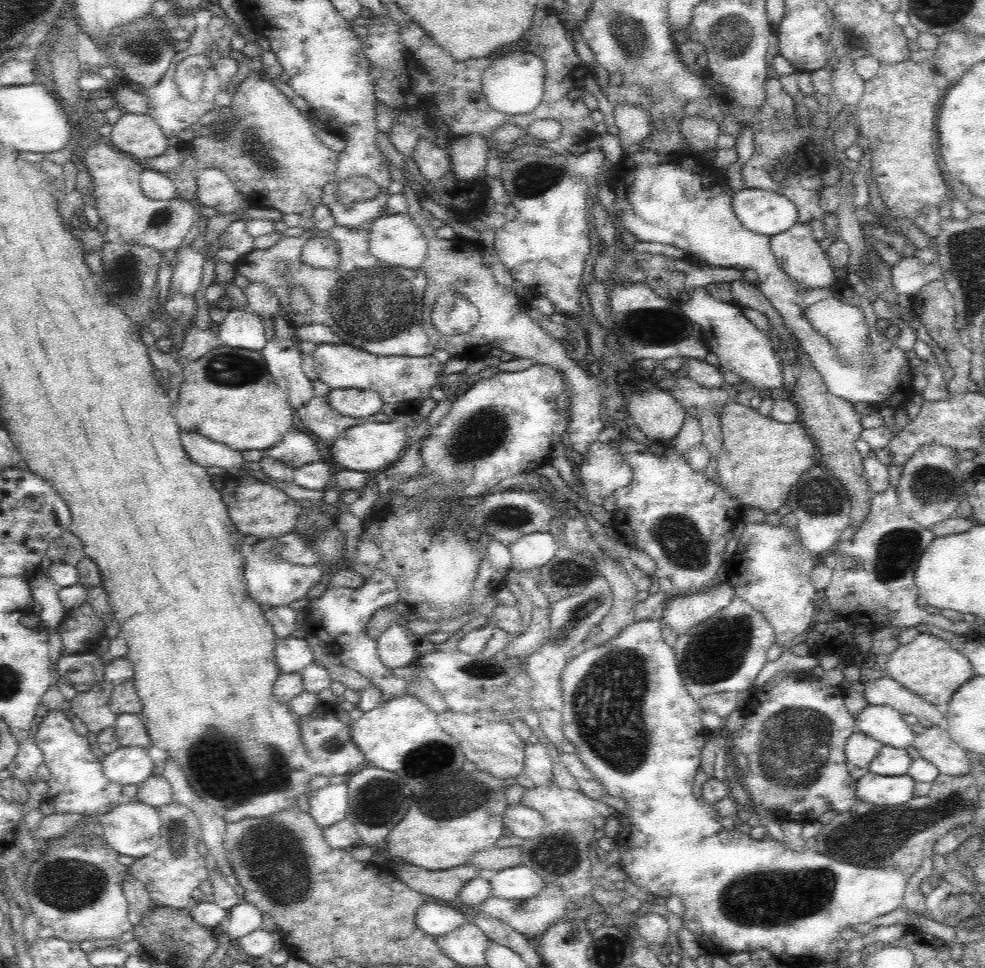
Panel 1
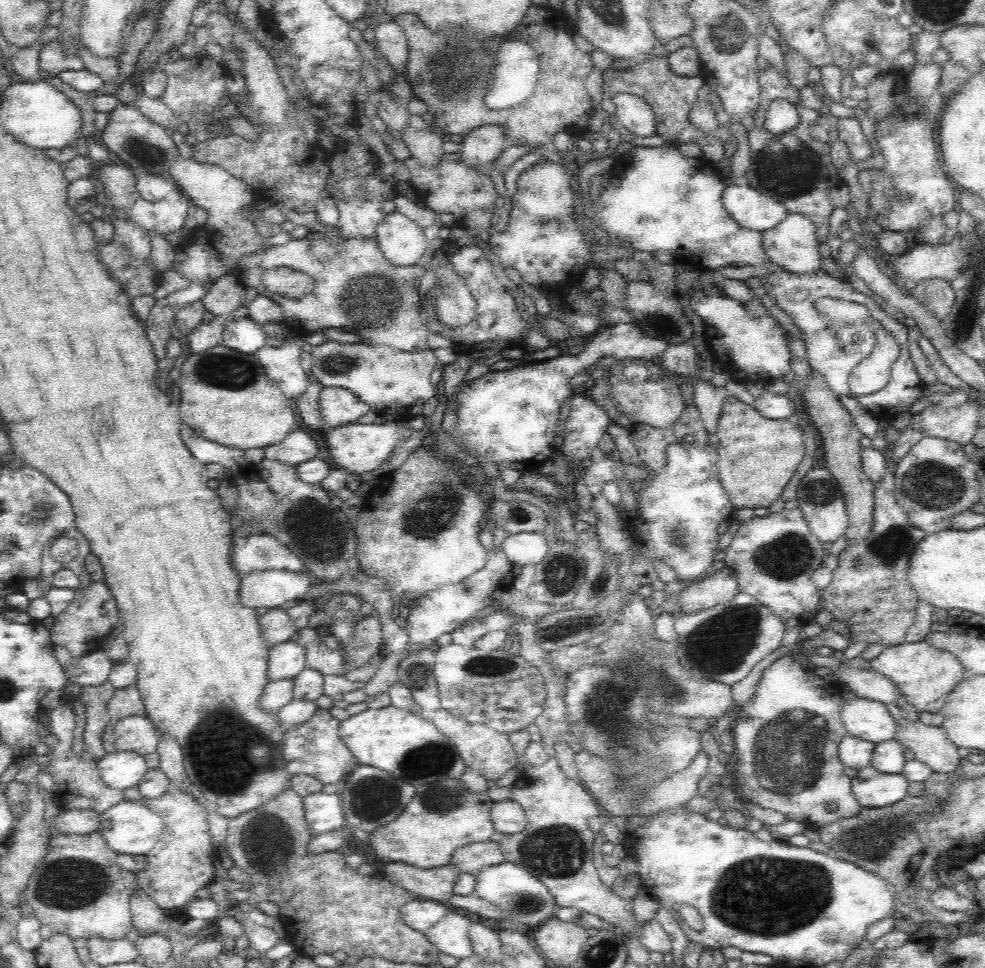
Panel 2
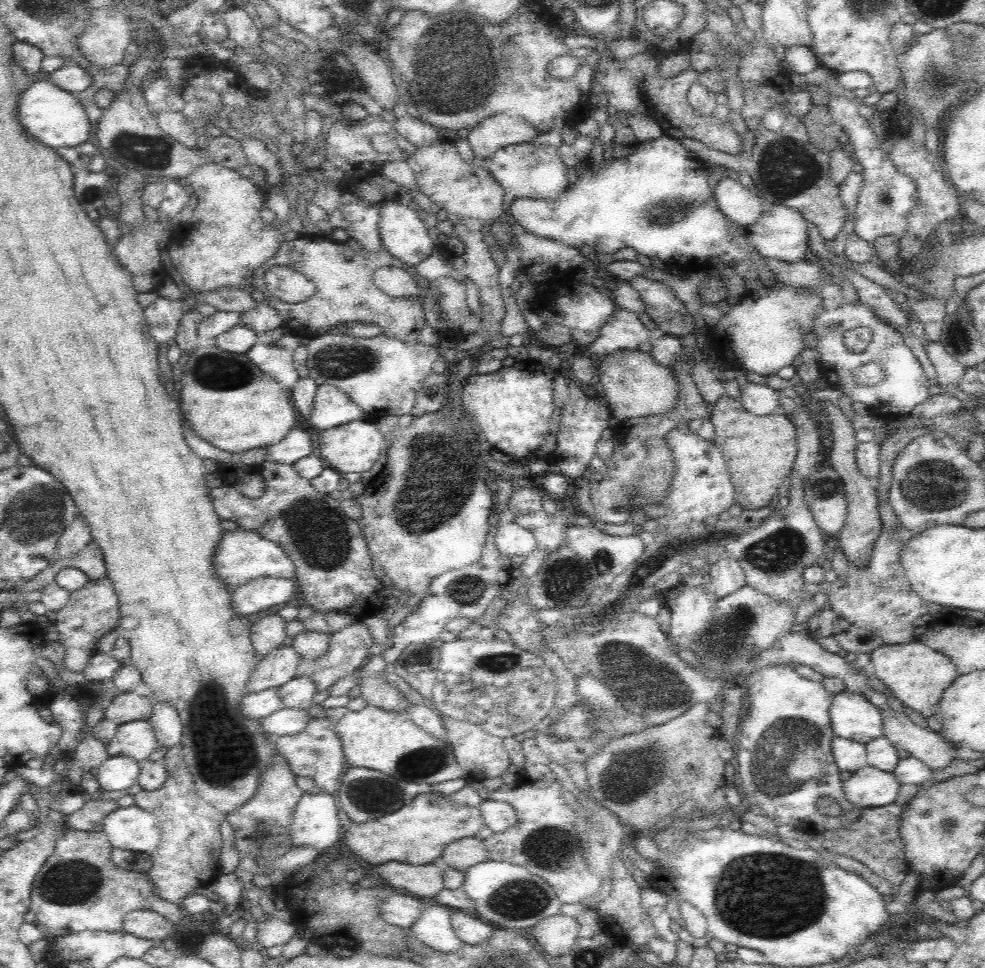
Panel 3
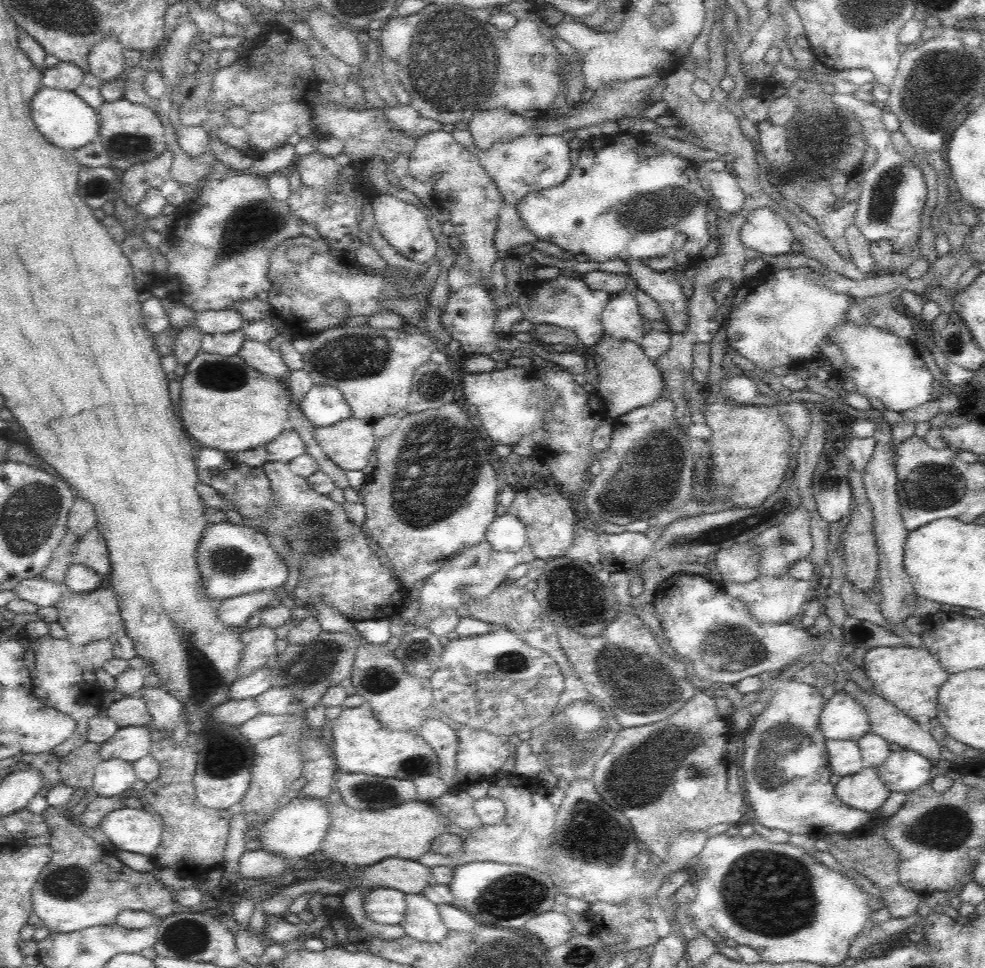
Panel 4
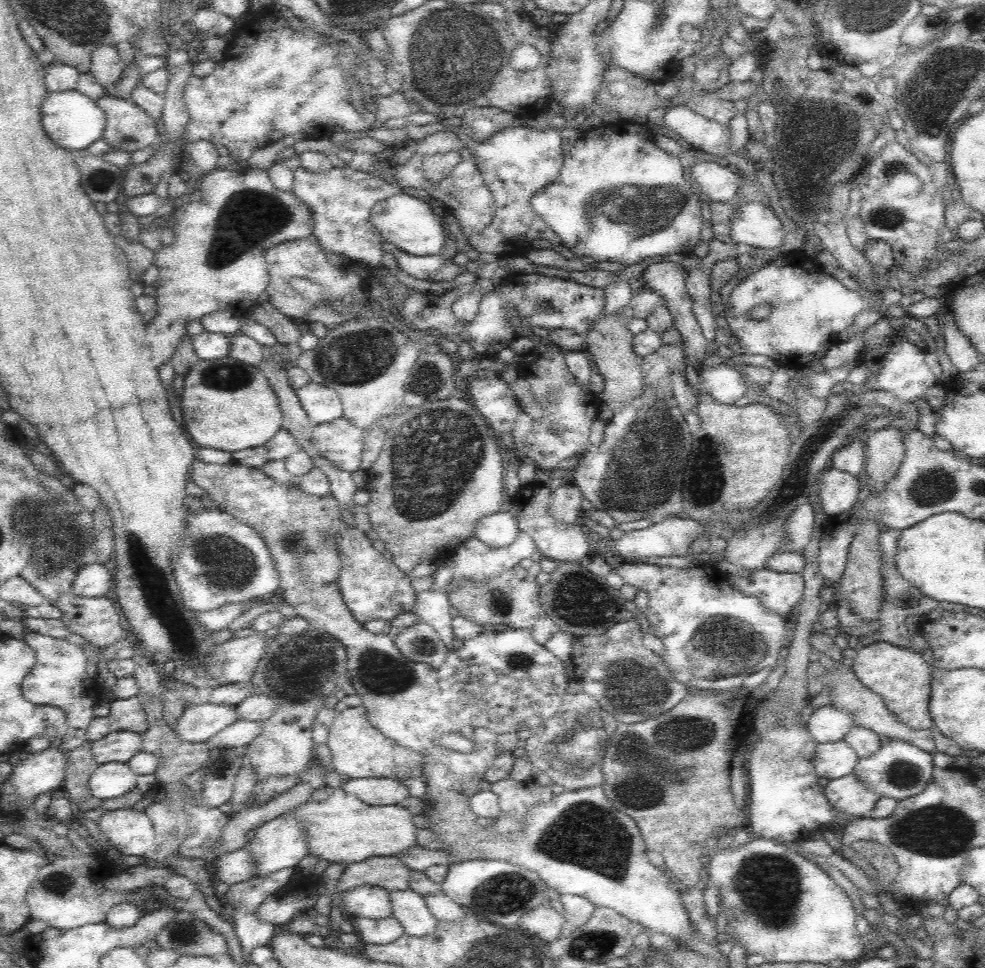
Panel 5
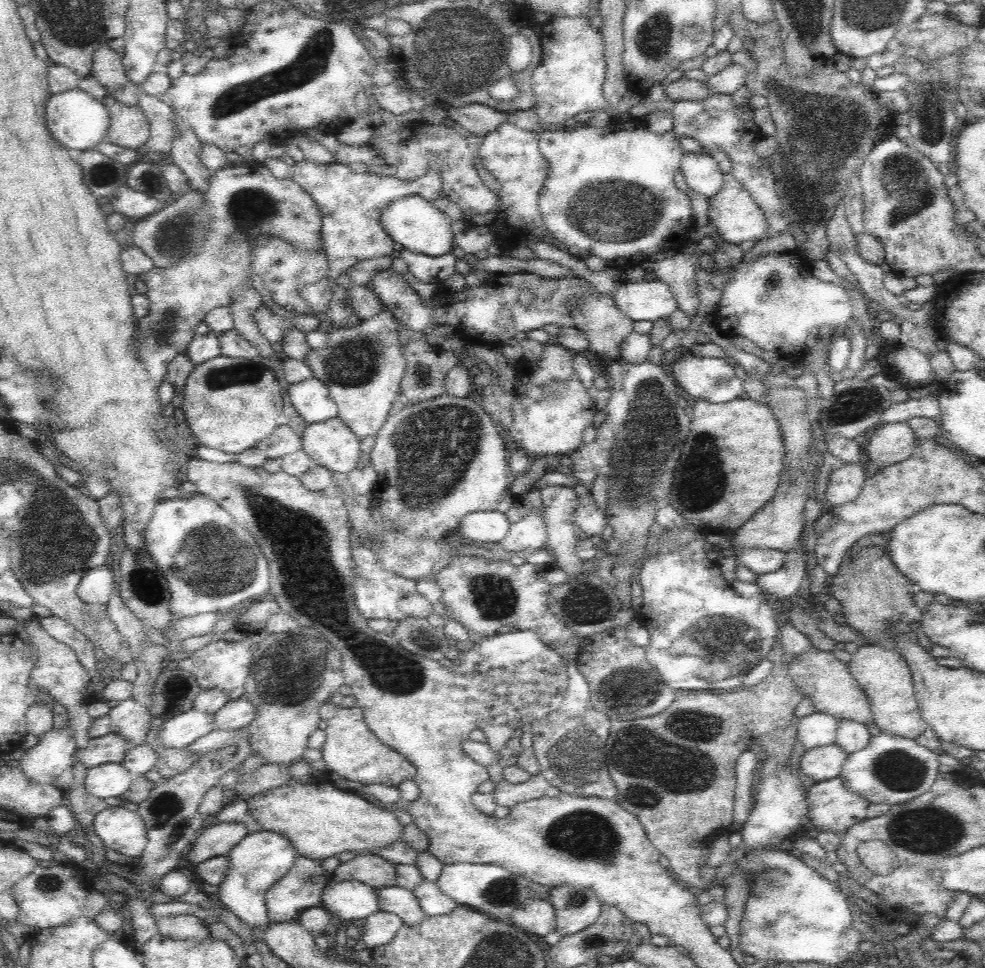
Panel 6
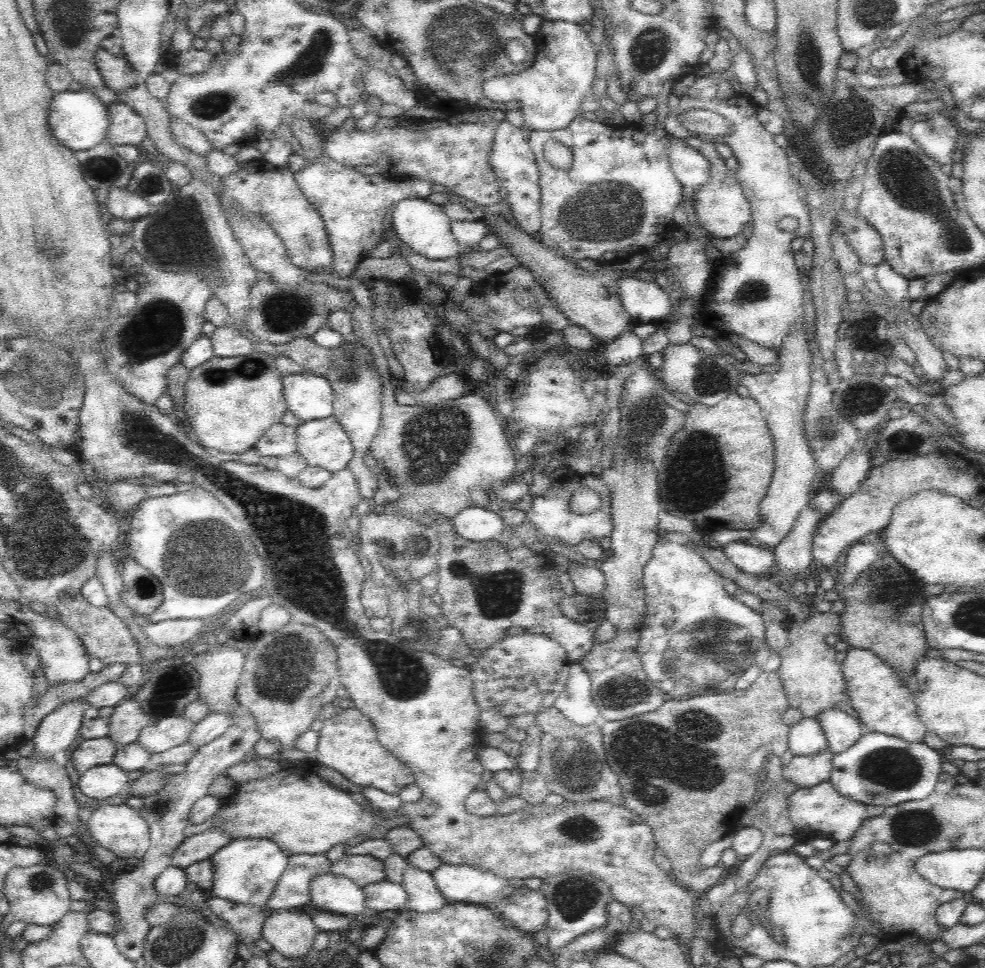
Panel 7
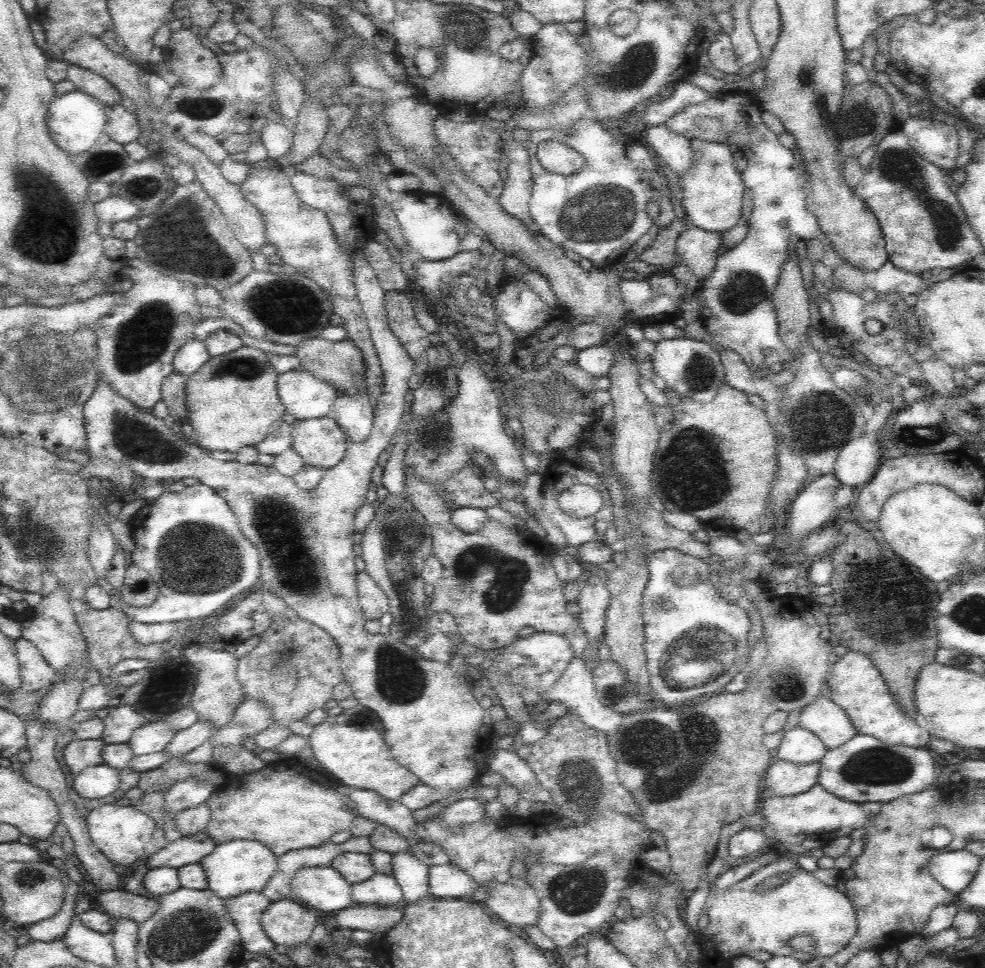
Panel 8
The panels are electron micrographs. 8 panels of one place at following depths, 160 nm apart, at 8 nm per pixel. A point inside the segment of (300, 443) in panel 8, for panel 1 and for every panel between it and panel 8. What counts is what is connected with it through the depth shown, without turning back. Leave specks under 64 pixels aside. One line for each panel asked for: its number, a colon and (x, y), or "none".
1: (374, 445)
2: (358, 447)
3: (352, 447)
4: (349, 443)
5: (341, 442)
6: (330, 444)
7: (324, 442)

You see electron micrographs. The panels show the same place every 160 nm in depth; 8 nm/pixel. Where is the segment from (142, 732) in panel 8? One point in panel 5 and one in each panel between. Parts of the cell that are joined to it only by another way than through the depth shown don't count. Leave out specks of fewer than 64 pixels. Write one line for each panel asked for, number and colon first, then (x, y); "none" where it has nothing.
5: (200, 722)
6: (178, 732)
7: (170, 731)

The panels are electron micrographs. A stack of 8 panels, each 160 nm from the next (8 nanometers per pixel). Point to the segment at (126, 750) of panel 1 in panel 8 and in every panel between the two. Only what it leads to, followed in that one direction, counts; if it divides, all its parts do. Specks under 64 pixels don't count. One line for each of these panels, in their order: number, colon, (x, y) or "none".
2: (122, 769)
3: (117, 773)
4: (112, 777)
5: (110, 780)
6: (108, 780)
7: (101, 781)
8: (94, 781)

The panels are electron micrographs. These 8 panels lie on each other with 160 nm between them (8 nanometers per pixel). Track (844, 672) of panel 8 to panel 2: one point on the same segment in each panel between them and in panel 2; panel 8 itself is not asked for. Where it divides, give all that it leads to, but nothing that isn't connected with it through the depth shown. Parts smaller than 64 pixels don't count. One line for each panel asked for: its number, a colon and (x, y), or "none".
2: (924, 675)
3: (916, 674)
4: (910, 678)
5: (901, 676)
6: (883, 673)
7: (880, 700)

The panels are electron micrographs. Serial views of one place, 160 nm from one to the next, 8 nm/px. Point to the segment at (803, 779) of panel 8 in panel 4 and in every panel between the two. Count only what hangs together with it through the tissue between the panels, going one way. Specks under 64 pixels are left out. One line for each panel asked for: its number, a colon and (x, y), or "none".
4: (843, 757)
5: (833, 760)
6: (821, 763)
7: (805, 771)

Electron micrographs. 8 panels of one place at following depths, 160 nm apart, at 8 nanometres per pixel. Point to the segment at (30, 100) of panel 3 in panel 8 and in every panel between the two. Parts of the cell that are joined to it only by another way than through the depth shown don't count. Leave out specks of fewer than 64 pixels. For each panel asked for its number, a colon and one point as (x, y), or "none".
4: (64, 119)
5: (73, 121)
6: (76, 120)
7: (78, 120)
8: (75, 120)

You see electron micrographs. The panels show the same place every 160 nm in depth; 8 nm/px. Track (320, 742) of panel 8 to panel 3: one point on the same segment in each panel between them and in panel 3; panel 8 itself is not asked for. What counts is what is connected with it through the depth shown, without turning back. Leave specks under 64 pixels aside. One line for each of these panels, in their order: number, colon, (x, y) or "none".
3: (374, 738)
4: (362, 744)
5: (358, 750)
6: (351, 749)
7: (347, 743)

